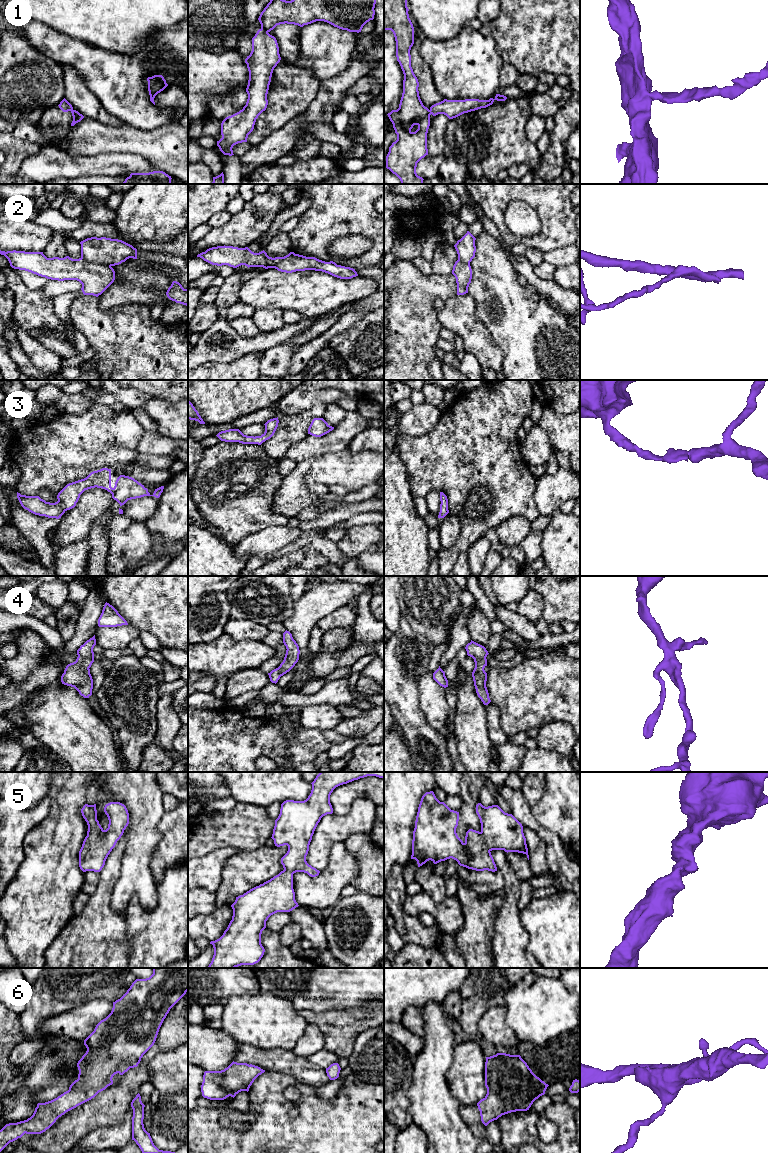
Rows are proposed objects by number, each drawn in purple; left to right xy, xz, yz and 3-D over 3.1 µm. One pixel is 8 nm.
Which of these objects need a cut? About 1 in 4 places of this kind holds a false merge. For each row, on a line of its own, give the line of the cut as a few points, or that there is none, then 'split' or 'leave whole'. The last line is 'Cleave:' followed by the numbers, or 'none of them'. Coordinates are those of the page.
1: cut xz (261, 28), (267, 32); split
2: cut xy (81, 257), (90, 262), (110, 266); split
3: cut none; leave whole
4: cut none; leave whole
5: cut none; leave whole
6: cut none; leave whole
Cleave: 1, 2

